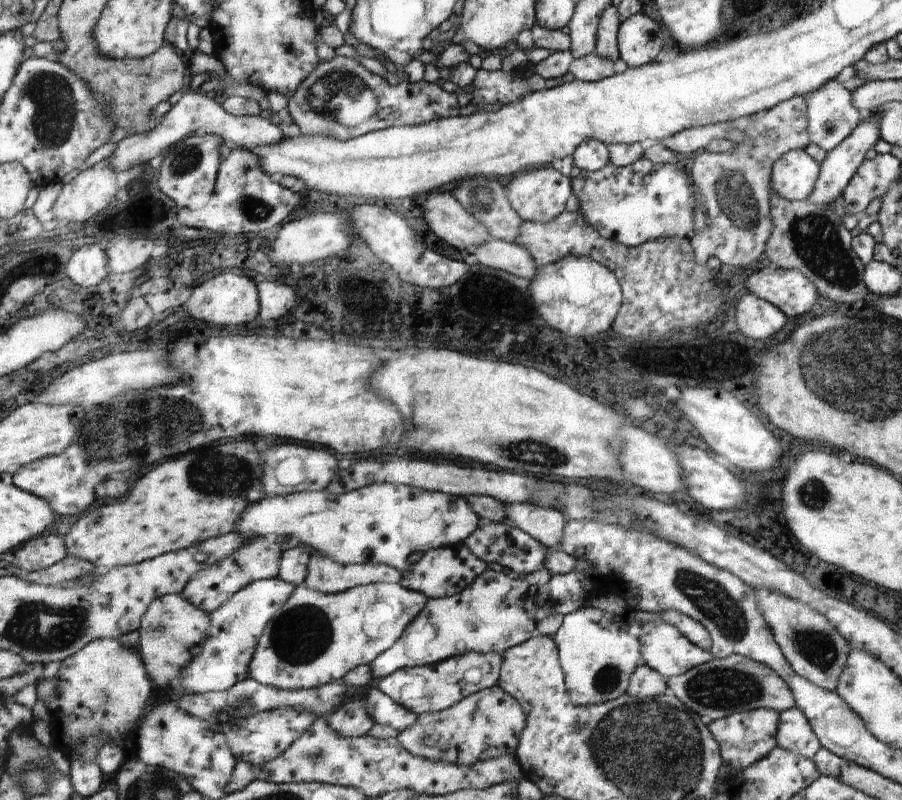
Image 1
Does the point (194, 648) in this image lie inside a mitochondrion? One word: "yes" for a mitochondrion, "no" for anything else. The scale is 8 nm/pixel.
no

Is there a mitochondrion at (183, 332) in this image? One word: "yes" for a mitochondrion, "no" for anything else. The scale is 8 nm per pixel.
no

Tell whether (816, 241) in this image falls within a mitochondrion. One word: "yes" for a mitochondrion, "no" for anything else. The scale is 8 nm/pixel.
yes

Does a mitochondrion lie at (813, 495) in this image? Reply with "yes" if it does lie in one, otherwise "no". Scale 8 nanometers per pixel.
yes

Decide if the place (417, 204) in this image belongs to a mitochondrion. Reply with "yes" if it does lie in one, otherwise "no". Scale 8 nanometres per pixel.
no

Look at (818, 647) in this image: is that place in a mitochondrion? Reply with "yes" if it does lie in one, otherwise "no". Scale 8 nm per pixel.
yes

